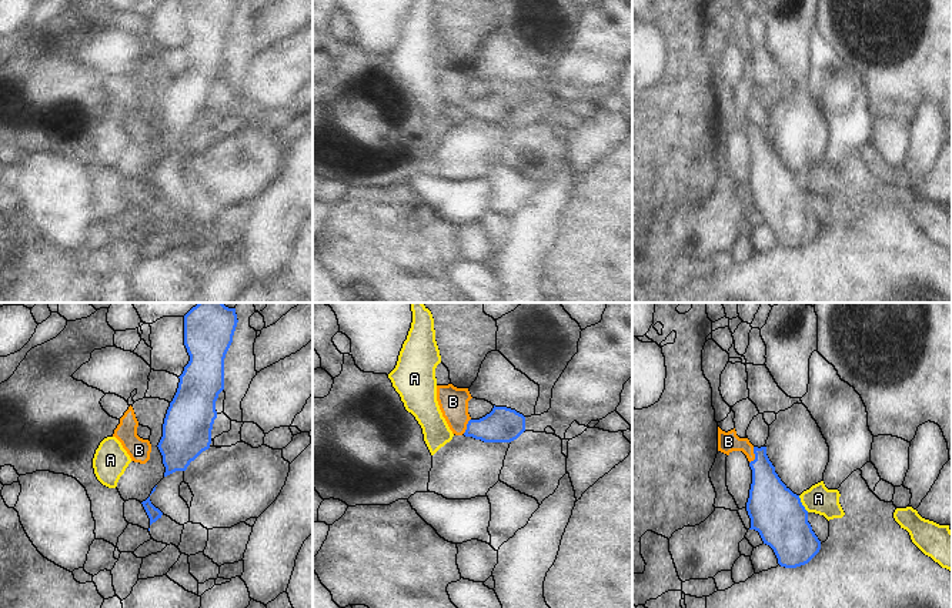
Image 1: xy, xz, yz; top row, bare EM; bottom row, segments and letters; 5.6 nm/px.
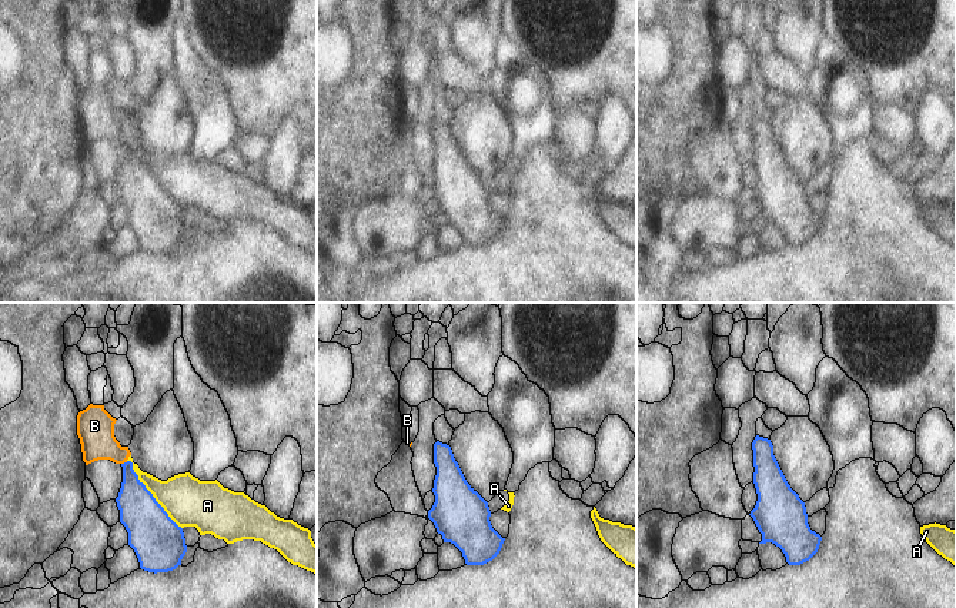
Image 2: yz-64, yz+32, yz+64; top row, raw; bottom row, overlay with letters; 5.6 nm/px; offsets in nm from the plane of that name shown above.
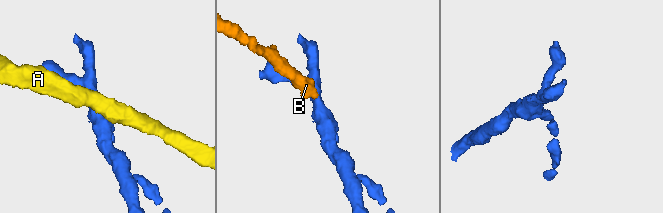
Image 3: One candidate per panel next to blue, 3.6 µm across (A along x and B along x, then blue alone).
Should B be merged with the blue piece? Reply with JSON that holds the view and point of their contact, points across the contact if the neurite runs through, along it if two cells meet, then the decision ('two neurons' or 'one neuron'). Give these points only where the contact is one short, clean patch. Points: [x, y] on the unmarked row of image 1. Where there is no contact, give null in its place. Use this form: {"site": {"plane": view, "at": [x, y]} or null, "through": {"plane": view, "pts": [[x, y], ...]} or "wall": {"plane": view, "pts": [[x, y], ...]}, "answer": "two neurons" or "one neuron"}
{"site": {"plane": "yz", "at": [755, 136]}, "through": {"plane": "yz", "pts": [[768, 177], [764, 153], [755, 136], [742, 124], [728, 122]]}, "answer": "one neuron"}

